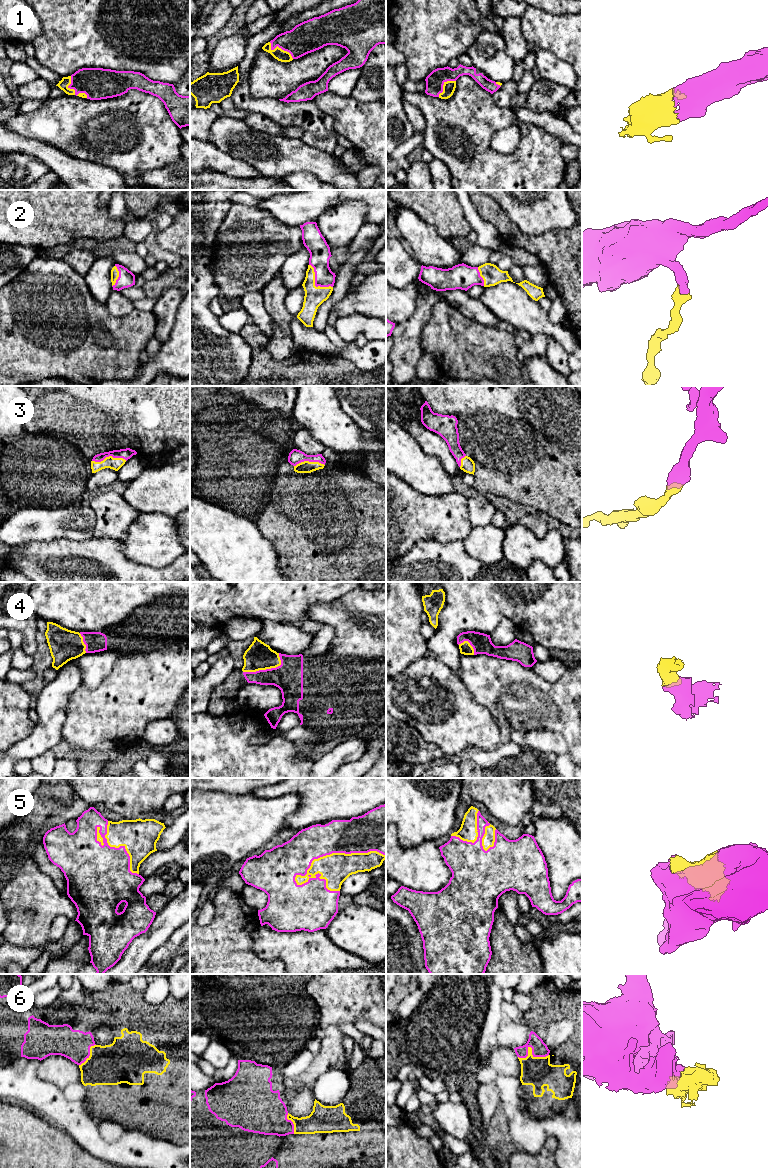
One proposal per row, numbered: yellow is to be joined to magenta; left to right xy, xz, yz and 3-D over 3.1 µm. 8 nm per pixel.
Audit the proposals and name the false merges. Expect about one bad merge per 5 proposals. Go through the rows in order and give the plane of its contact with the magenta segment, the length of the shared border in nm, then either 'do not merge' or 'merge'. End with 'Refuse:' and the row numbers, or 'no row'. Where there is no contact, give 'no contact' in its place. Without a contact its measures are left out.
1: xy | 220 nm | merge
2: xz | 260 nm | merge
3: xy | 280 nm | merge
4: xz | 340 nm | merge
5: xz | 750 nm | merge
6: yz | 240 nm | merge
Refuse: no row

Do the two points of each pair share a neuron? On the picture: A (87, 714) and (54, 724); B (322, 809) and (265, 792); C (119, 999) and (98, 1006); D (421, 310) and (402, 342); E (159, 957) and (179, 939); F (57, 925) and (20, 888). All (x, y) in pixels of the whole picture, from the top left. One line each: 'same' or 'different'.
A: different
B: same
C: different
D: same
E: same
F: different

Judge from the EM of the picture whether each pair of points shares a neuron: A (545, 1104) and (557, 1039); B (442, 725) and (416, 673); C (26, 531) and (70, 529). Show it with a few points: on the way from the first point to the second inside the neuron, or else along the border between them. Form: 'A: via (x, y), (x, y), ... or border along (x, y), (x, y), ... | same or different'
A: via (550, 1087), (553, 1070), (546, 1053) | same
B: via (439, 712), (439, 706), (427, 694), (427, 686) | same
C: via (37, 529), (59, 529) | same

